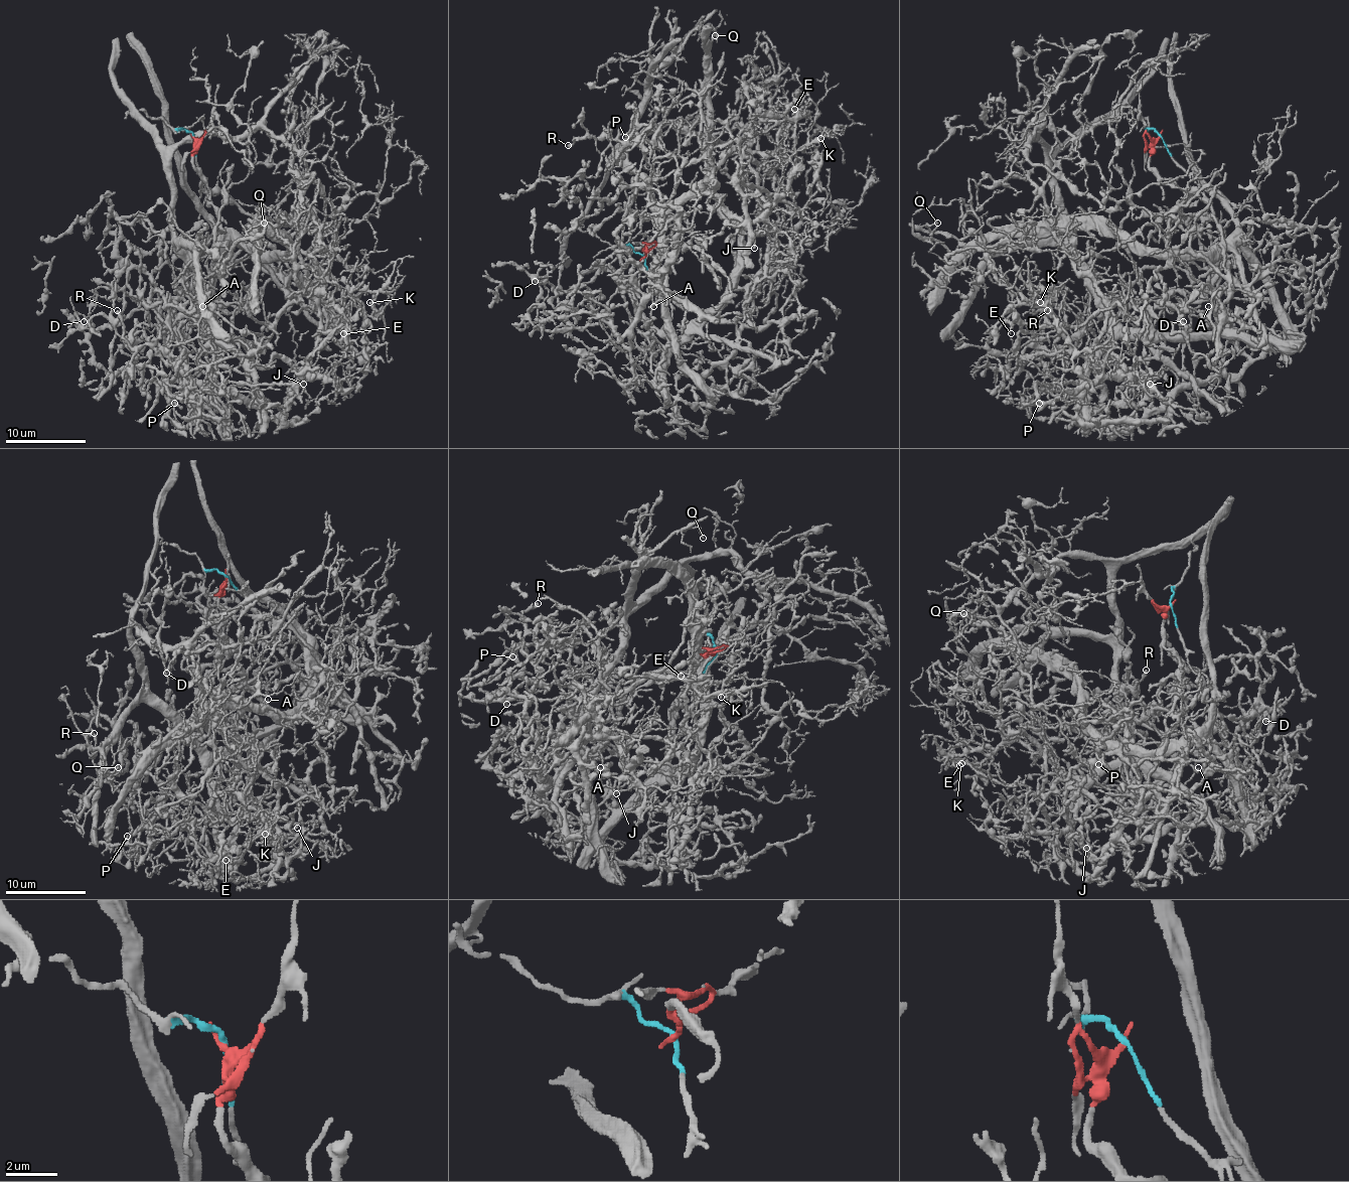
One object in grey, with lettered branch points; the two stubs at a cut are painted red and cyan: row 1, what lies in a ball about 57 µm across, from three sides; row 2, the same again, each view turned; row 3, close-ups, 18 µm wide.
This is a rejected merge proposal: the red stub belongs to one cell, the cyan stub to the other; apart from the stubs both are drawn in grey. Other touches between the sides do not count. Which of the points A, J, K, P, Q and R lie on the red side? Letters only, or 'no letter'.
P, R

